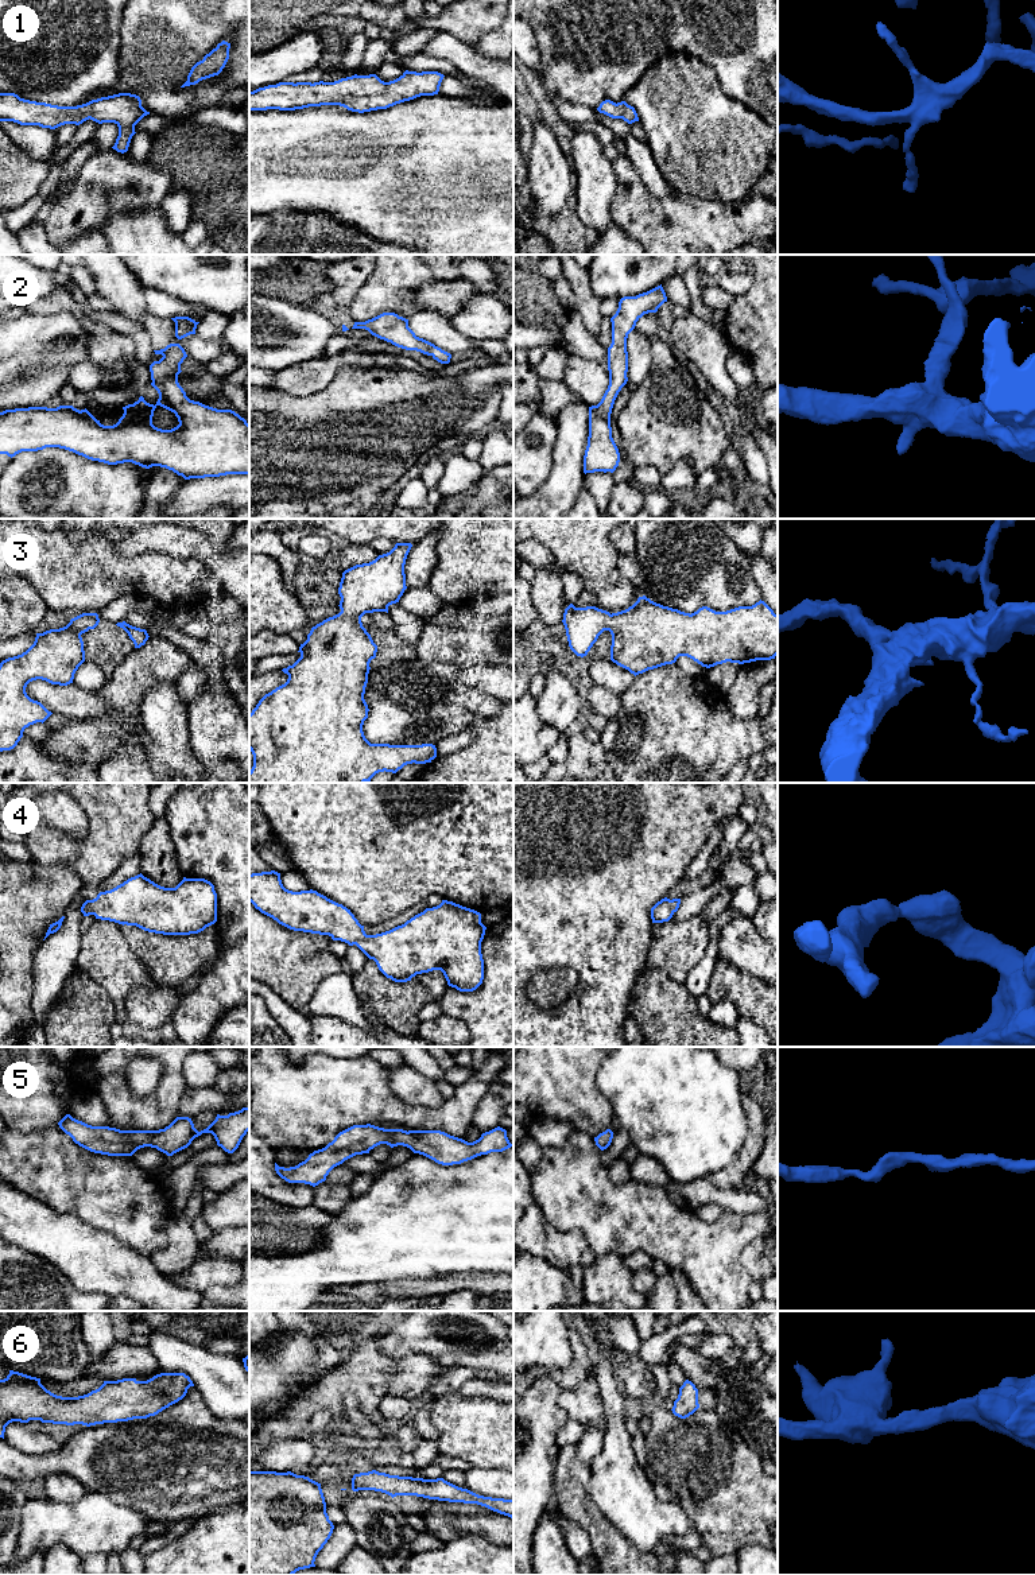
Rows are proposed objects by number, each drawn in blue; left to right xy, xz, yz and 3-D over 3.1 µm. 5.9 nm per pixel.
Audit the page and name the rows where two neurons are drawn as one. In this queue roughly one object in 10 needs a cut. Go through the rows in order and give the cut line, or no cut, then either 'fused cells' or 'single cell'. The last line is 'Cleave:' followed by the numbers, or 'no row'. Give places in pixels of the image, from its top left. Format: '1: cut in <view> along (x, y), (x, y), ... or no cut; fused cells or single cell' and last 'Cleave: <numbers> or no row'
1: no cut; single cell
2: no cut; single cell
3: no cut; single cell
4: no cut; single cell
5: no cut; single cell
6: no cut; single cell
Cleave: no row

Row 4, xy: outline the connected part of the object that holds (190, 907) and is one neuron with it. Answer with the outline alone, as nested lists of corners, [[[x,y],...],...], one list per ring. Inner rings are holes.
[[[140,873],[111,891],[100,892],[96,899],[86,900],[81,912],[84,916],[94,915],[96,919],[136,926],[148,932],[190,935],[217,922],[217,893],[214,885],[205,878],[183,877],[175,888],[164,888]]]

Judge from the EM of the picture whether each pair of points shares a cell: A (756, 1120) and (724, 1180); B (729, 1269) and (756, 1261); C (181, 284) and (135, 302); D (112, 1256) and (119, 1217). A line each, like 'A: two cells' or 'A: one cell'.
A: one cell
B: two cells
C: two cells
D: two cells

